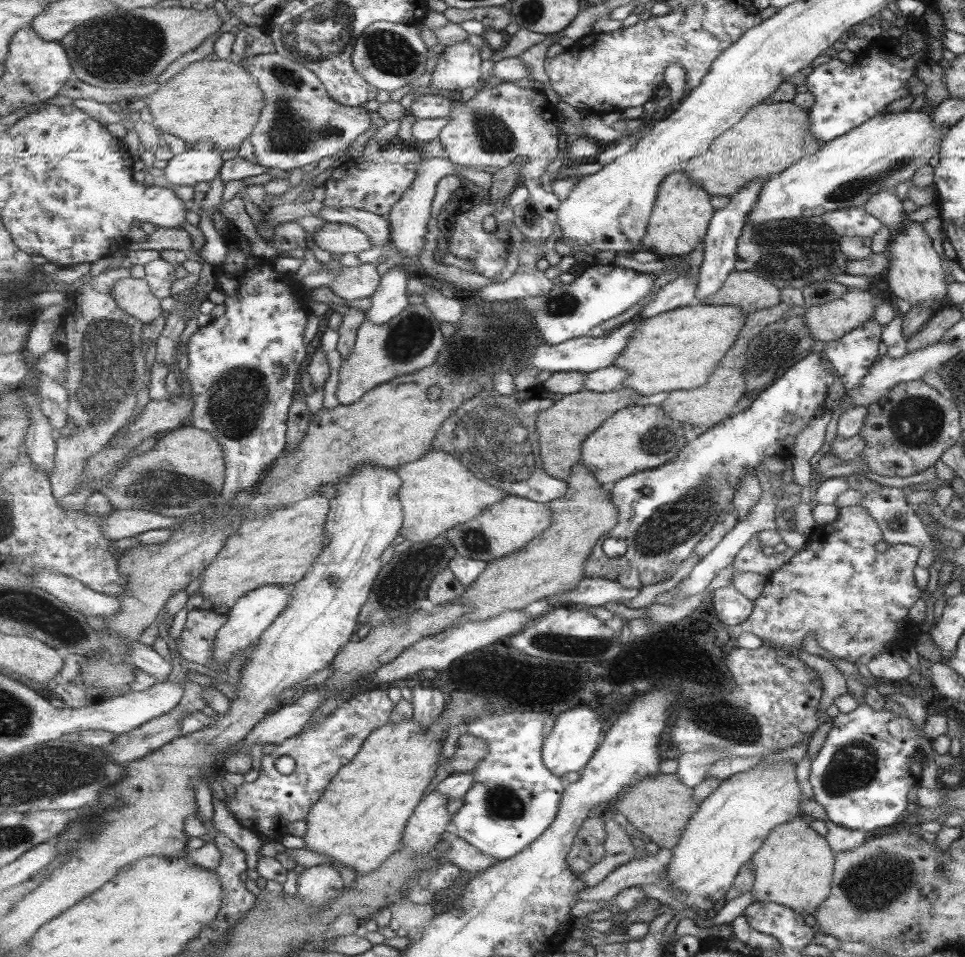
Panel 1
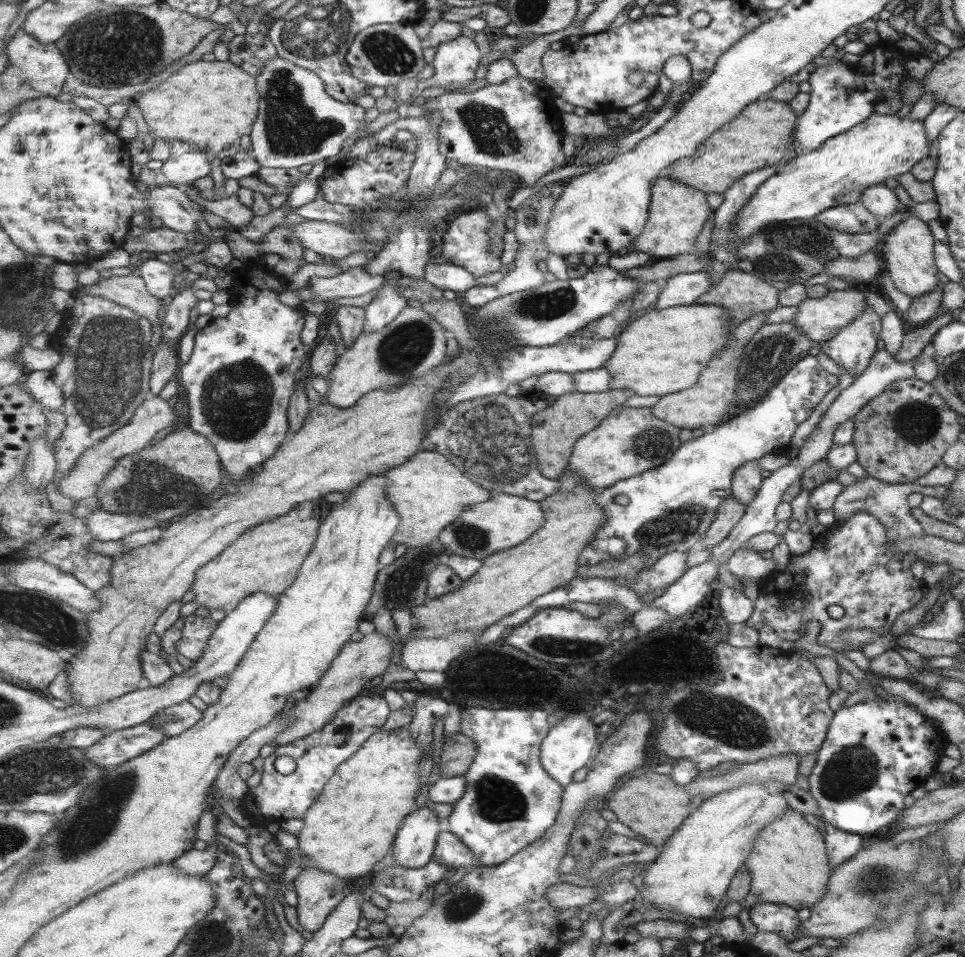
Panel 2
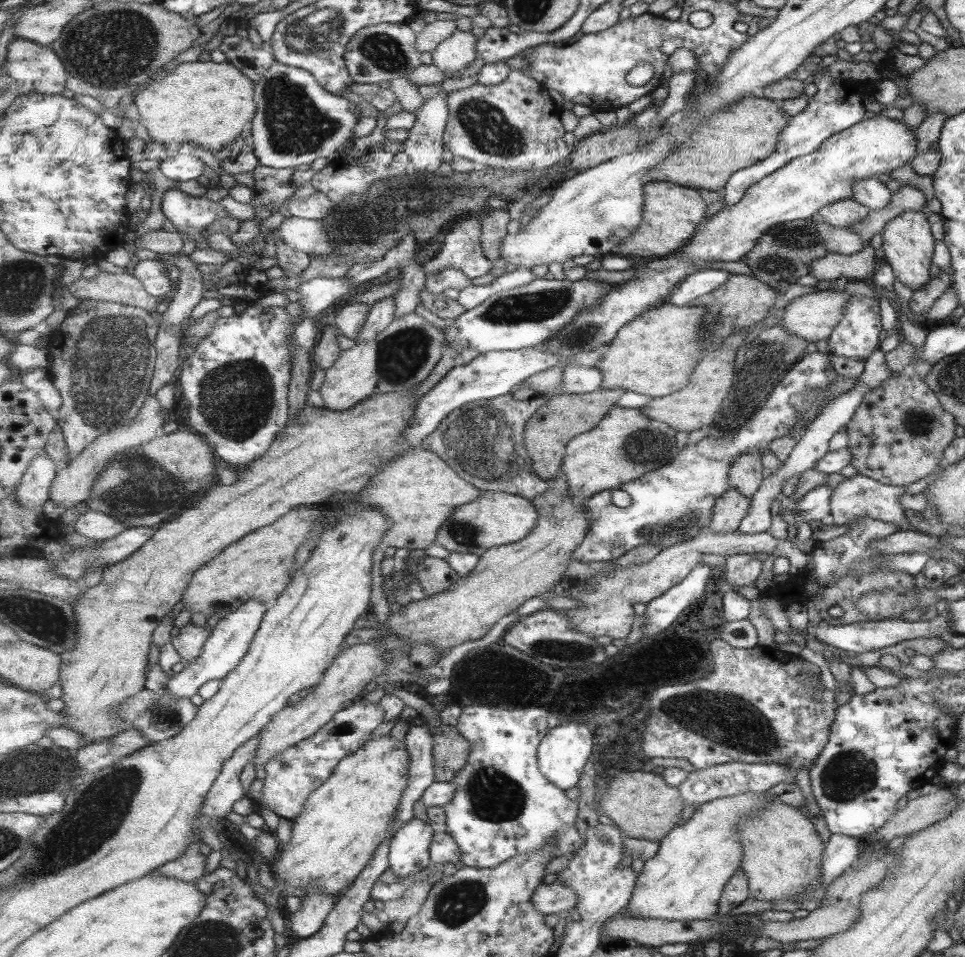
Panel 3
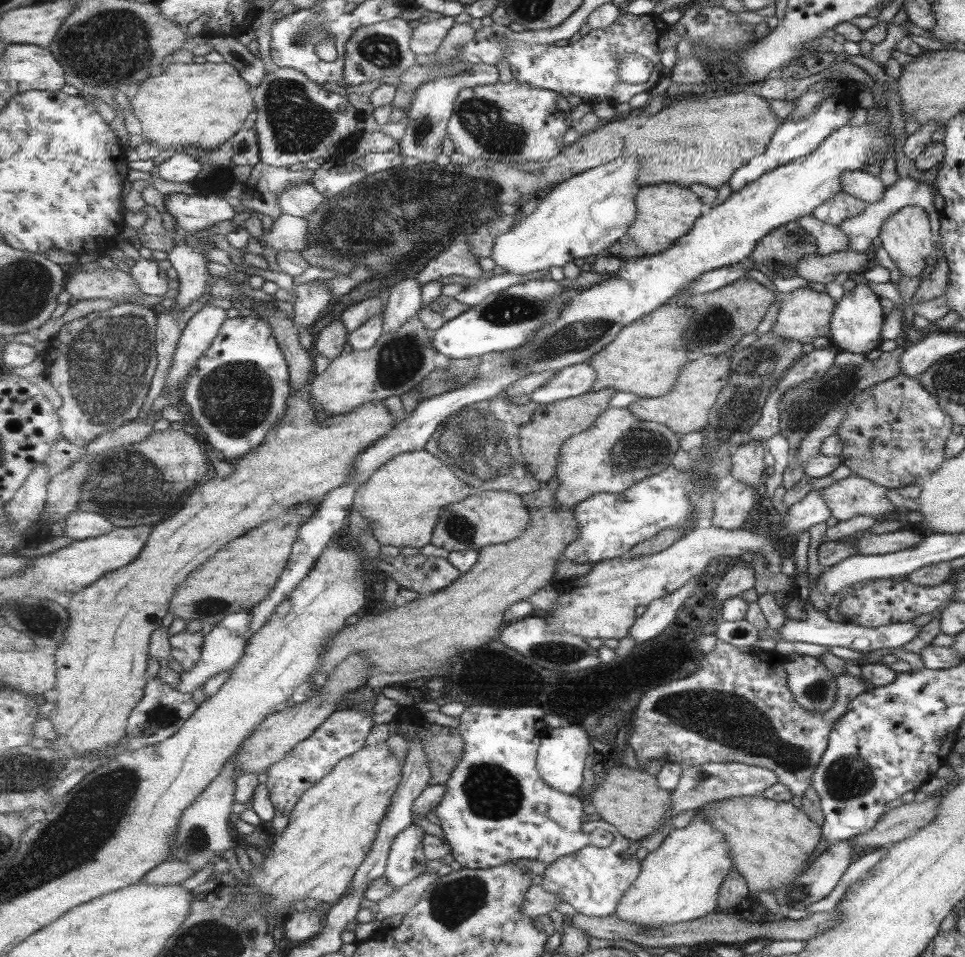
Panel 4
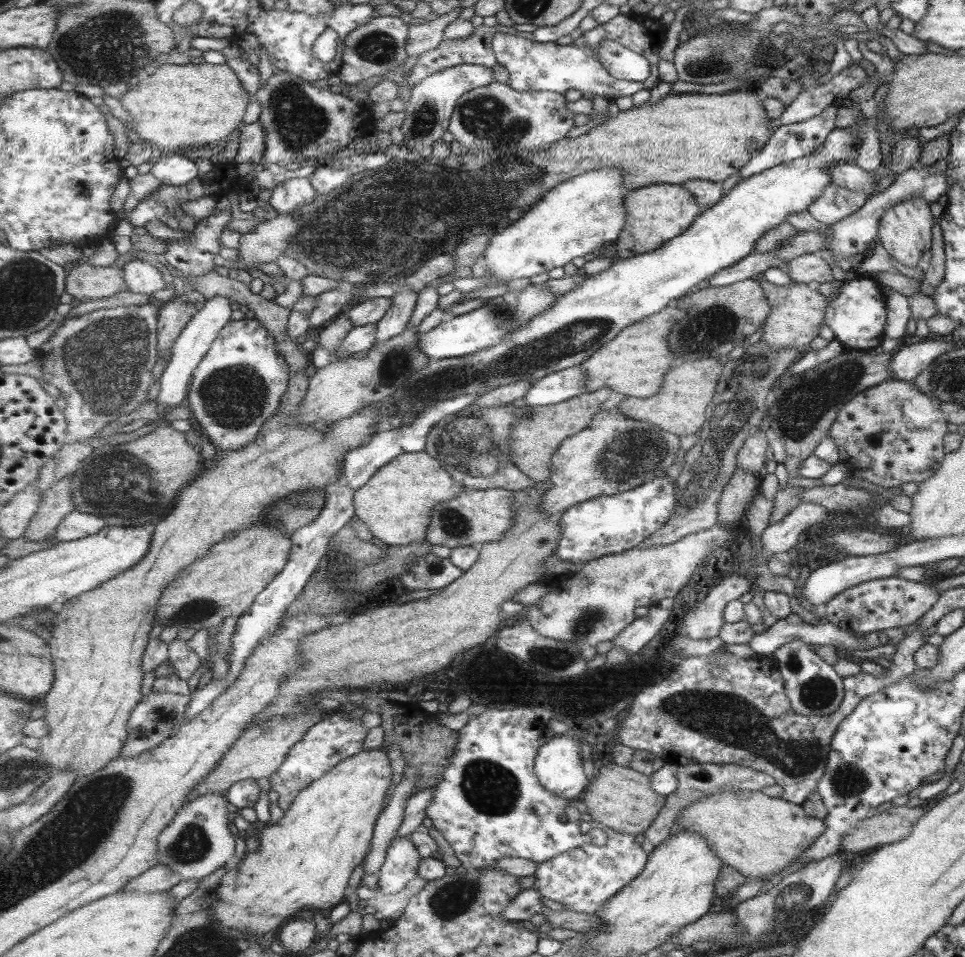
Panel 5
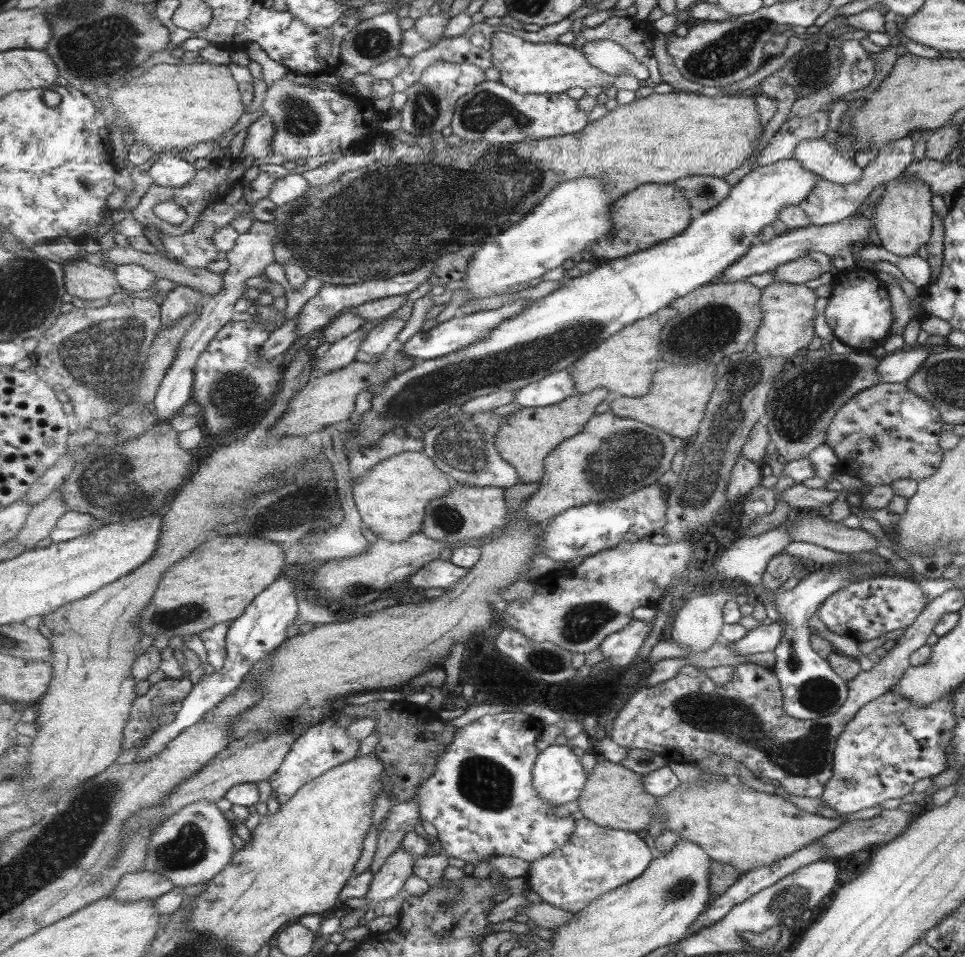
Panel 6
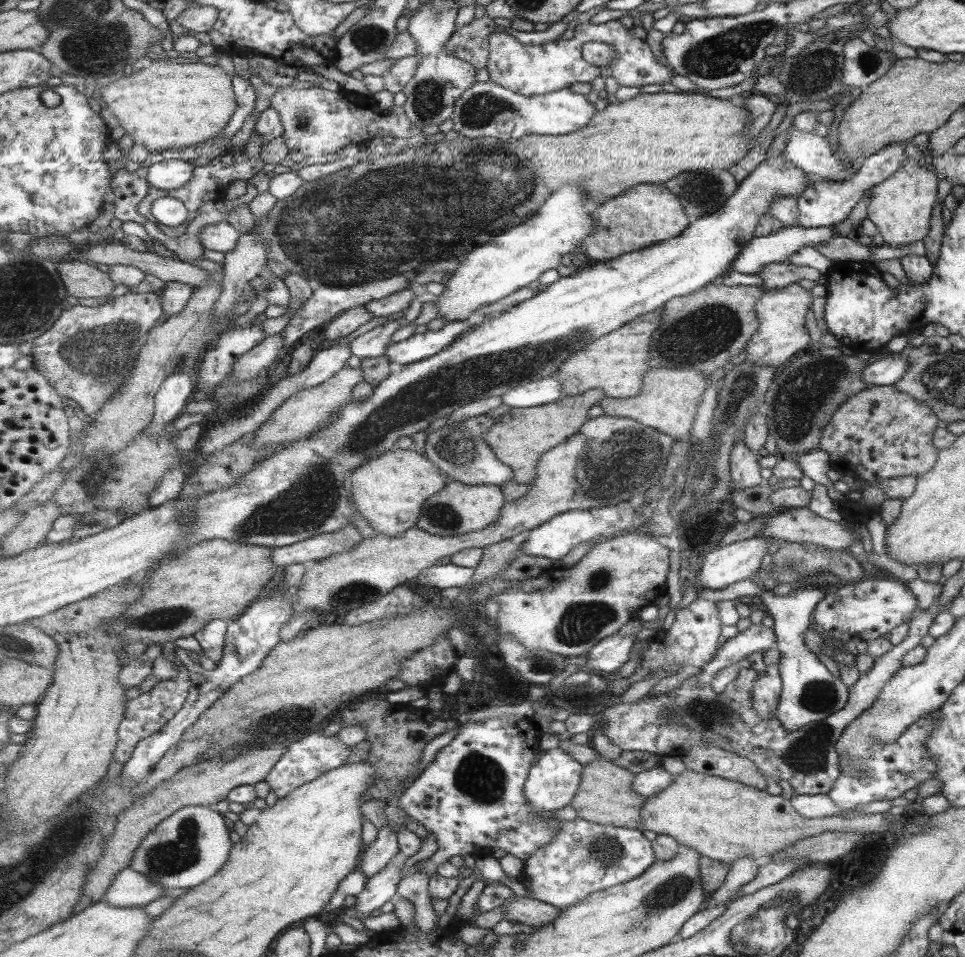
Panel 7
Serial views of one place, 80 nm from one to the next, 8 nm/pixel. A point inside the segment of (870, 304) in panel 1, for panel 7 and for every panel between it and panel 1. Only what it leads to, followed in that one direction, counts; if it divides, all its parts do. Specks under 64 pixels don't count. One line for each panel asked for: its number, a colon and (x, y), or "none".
2: (820, 319)
3: (812, 317)
4: (802, 314)
5: (797, 312)
6: (788, 308)
7: (782, 311)

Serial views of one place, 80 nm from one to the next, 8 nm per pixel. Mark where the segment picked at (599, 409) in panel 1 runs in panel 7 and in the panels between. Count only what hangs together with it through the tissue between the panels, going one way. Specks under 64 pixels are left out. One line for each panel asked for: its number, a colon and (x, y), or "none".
2: (556, 430)
3: (551, 429)
4: (542, 439)
5: (534, 440)
6: (529, 435)
7: (520, 437)

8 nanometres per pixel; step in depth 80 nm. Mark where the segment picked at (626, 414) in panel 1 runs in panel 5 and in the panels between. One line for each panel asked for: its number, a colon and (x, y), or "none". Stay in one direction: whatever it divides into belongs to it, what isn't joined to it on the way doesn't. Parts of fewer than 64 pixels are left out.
2: (630, 441)
3: (627, 444)
4: (619, 450)
5: (615, 453)

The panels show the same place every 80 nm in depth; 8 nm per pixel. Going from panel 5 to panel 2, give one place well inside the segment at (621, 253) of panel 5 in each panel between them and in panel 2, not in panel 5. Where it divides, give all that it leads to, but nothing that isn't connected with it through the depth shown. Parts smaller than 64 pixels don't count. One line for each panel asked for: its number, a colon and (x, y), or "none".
2: (678, 212)
3: (673, 213)
4: (668, 212)

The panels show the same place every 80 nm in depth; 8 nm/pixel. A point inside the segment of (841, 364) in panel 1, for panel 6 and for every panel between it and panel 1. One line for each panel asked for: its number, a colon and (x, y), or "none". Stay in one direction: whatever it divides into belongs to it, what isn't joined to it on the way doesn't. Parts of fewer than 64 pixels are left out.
2: (852, 348)
3: (857, 335)
4: (857, 319)
5: (856, 317)
6: (856, 311)

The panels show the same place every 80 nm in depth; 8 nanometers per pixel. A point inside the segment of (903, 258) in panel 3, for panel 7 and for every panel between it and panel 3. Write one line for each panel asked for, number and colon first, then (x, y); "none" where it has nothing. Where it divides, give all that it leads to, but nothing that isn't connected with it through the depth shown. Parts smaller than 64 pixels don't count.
4: (905, 237)
5: (904, 231)
6: (902, 216)
7: (900, 207)

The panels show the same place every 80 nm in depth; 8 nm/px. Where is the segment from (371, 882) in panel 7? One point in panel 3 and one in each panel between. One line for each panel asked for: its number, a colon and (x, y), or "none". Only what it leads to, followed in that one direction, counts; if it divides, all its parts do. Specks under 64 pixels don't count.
3: (410, 852)
4: (408, 859)
5: (403, 861)
6: (389, 882)

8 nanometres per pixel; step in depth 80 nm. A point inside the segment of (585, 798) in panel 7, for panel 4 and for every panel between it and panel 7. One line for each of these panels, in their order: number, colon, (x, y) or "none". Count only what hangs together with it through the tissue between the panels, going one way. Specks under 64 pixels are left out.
4: (629, 798)
5: (619, 797)
6: (615, 796)

